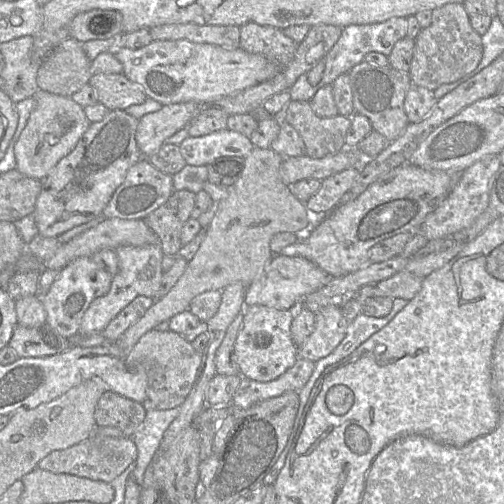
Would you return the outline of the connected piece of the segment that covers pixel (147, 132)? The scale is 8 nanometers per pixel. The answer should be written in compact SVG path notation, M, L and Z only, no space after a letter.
M195 102L163 105L156 112L139 119L136 142L143 158L157 153L167 138L188 124L199 114L201 105Z

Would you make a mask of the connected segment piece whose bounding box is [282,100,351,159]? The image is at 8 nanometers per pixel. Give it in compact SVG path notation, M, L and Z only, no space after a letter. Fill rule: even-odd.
M290 100L282 116L301 136L306 155L320 159L346 148L345 137L351 118L343 115L319 117L309 101Z

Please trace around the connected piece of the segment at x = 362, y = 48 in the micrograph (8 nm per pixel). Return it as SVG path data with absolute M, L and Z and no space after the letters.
M392 17L384 22L363 25L348 25L342 29L341 35L332 49L325 55L325 67L321 80L316 84L318 89L332 85L334 80L360 62L369 52L379 52L389 56L394 44L407 36L407 18Z

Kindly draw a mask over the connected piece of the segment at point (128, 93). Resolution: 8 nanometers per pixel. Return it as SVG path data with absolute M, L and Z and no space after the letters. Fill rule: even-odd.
M123 73L92 74L88 83L95 90L98 102L109 110L126 110L147 99L142 86L130 81Z

